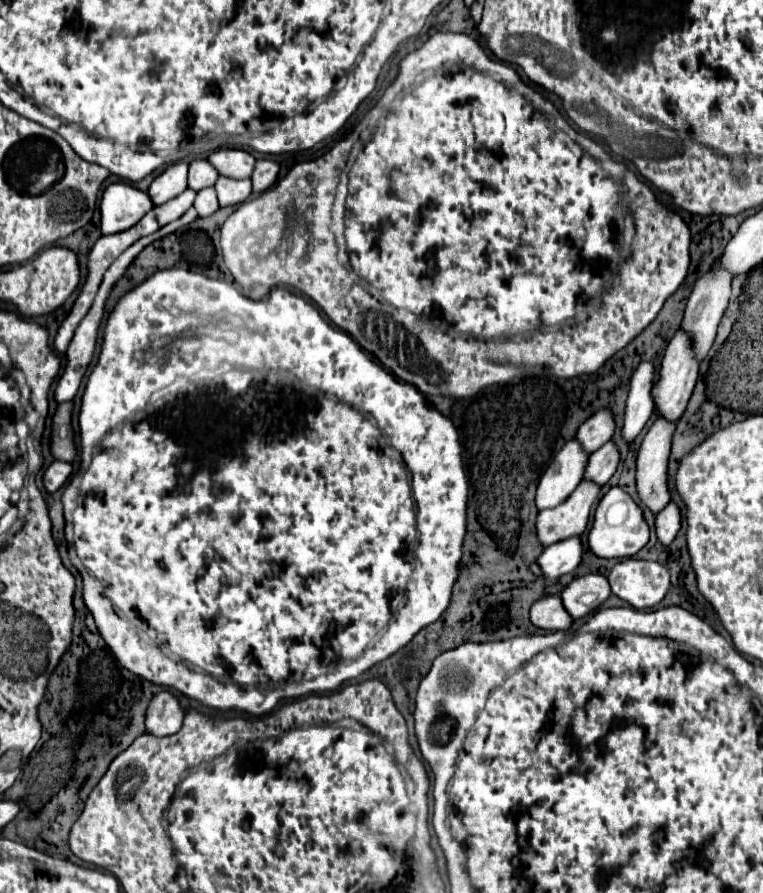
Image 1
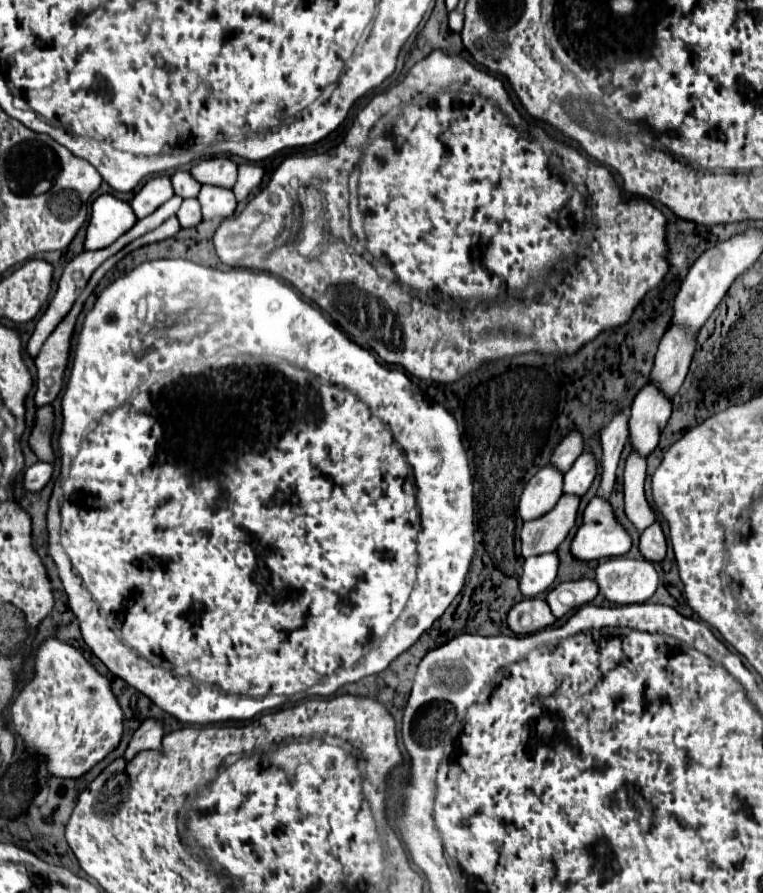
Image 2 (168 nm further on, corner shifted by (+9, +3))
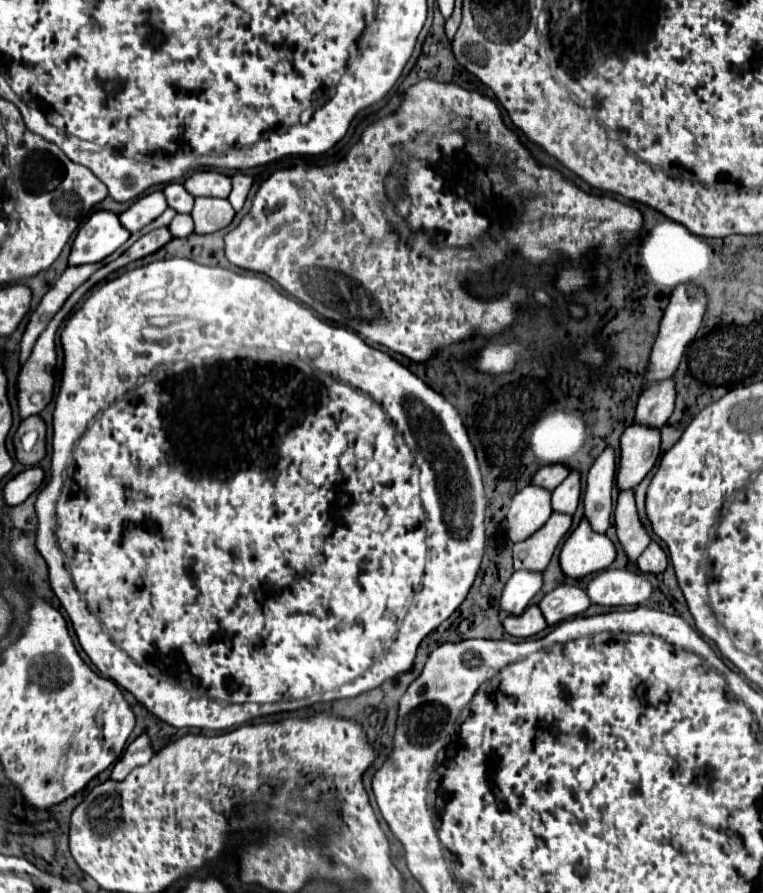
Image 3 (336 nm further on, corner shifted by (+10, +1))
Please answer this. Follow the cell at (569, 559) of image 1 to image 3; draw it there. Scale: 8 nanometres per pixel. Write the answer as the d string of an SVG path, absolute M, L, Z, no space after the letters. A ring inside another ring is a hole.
M526 569L516 571L504 587L500 607L512 615L520 615L530 603L530 599L540 591L542 583L544 583L542 573Z

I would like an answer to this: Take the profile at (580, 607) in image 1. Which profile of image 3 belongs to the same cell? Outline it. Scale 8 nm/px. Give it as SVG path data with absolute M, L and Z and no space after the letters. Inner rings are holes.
M560 585L546 593L538 607L542 609L548 625L558 625L570 617L584 613L592 605L588 593L576 585Z

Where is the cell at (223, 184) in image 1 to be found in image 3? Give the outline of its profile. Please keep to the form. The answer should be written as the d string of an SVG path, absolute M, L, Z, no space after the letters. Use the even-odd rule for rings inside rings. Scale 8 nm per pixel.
M196 197L194 209L192 209L194 231L200 235L214 233L218 229L224 229L234 219L234 215L236 211L228 199Z

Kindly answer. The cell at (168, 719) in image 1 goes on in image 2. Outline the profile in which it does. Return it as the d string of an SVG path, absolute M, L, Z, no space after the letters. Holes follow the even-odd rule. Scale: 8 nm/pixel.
M155 719L143 721L141 727L133 733L123 759L131 761L141 751L161 751L161 737L163 737L163 725L159 721Z

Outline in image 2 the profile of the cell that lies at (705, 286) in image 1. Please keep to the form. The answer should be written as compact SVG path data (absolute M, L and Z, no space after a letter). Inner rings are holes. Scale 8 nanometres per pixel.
M671 325L665 337L661 339L653 371L649 375L649 381L661 393L665 393L665 397L671 399L683 385L693 351L695 351L695 339L689 337L683 327Z

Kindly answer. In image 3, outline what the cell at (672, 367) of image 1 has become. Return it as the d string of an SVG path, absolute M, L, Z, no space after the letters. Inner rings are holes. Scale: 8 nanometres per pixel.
M632 423L620 437L620 451L616 483L618 489L632 489L646 477L660 455L660 431Z

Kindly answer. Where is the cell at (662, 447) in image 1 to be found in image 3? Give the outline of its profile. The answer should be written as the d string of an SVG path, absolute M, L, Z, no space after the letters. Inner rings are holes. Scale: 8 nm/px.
M634 489L620 491L614 513L616 513L618 539L620 539L626 555L630 557L630 561L636 563L638 555L648 547L650 535L638 517L638 509L636 509L636 501L634 501Z

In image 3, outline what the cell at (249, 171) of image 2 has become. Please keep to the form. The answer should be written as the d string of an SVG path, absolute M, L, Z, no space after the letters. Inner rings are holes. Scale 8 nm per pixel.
M236 173L236 175L232 177L232 193L230 193L228 201L232 203L232 207L234 207L236 211L242 209L246 197L248 197L250 187L252 187L252 177L250 177L250 175L246 175L246 173Z

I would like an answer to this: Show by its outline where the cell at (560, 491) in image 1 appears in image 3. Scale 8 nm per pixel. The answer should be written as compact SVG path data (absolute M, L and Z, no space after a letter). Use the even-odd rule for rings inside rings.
M526 485L514 495L508 511L508 537L516 543L538 531L552 515L552 493L538 485Z

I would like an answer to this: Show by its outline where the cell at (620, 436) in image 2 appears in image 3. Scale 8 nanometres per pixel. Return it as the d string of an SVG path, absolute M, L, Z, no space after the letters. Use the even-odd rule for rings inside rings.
M608 445L594 461L584 493L584 515L594 531L606 533L612 515L612 487L616 479L616 455Z

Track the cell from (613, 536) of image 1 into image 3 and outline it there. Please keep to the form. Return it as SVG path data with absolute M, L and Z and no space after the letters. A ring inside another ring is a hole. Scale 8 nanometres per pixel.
M584 517L560 551L560 567L566 577L578 579L602 571L616 559L616 545L608 535L596 533Z

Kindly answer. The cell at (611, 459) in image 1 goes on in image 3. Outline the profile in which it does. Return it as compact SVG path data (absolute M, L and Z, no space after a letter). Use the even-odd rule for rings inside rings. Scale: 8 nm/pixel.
M570 471L570 475L552 491L552 509L560 513L574 513L582 495L580 471Z

